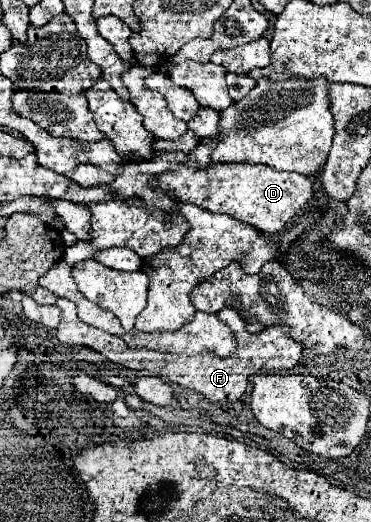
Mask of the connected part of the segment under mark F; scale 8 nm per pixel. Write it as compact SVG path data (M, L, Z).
M58 298L56 306L62 310L62 320L56 330L56 336L62 344L88 346L88 348L104 354L112 362L120 362L122 366L132 368L132 370L150 370L150 372L154 372L154 376L160 376L166 382L174 382L184 388L190 388L190 390L206 396L212 402L238 400L244 394L248 378L252 374L274 374L280 370L290 370L300 362L302 350L304 350L302 344L298 344L296 340L290 340L290 336L286 336L286 328L274 326L274 328L266 328L260 334L246 332L244 320L240 318L240 314L234 308L222 308L222 312L218 312L218 318L230 326L230 330L236 338L234 356L220 358L220 356L214 356L214 352L164 354L164 352L156 352L156 350L148 350L148 348L130 348L130 346L126 346L126 342L122 342L122 338L118 338L114 334L106 334L104 330L98 330L94 326L80 322L76 318L76 306L70 300Z

